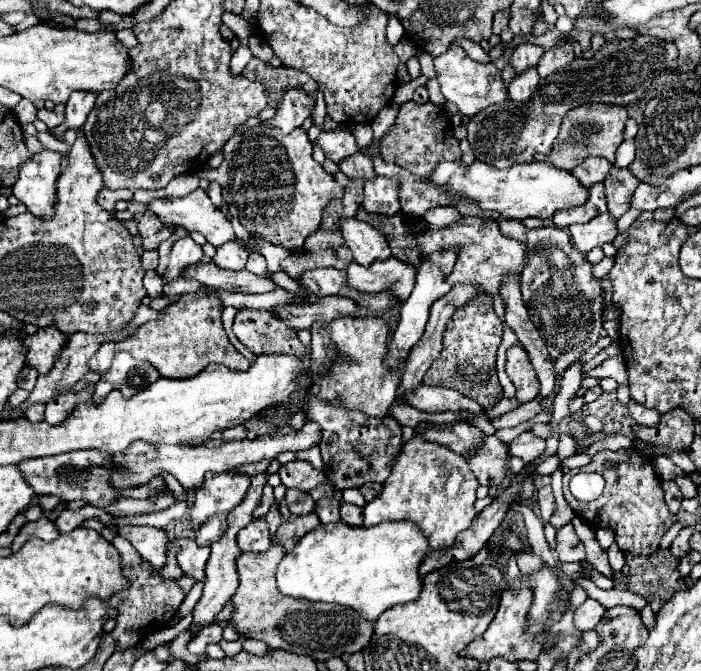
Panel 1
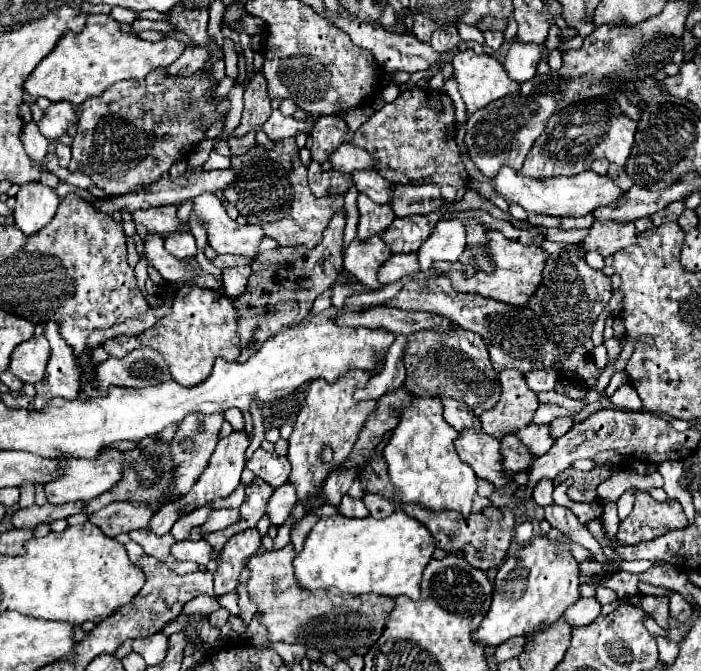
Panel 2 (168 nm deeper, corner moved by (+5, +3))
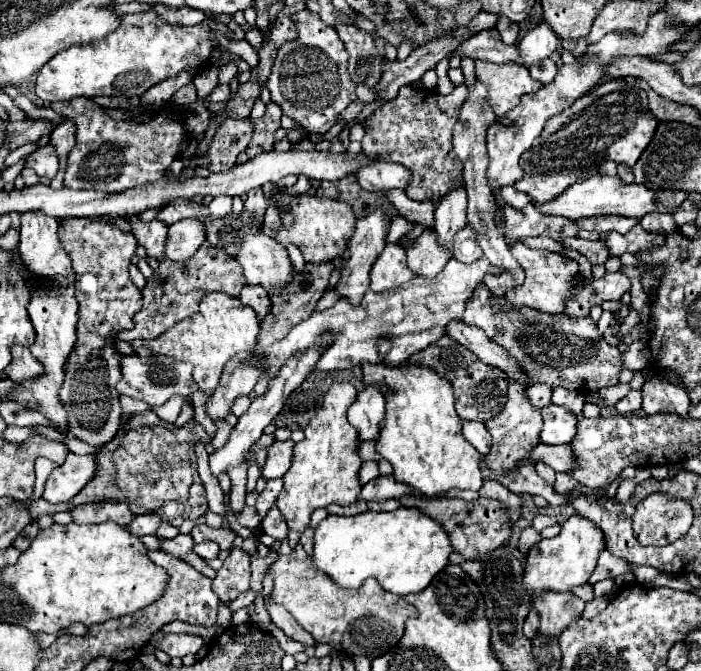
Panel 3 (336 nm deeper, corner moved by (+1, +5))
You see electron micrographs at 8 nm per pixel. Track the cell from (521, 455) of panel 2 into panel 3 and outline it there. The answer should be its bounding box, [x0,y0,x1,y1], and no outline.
[531,443,575,473]

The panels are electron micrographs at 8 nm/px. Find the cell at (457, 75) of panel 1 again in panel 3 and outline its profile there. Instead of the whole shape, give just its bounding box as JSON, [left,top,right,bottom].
[475,59,543,119]

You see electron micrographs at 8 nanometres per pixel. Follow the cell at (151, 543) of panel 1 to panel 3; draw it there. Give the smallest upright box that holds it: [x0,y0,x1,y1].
[161,535,215,579]

